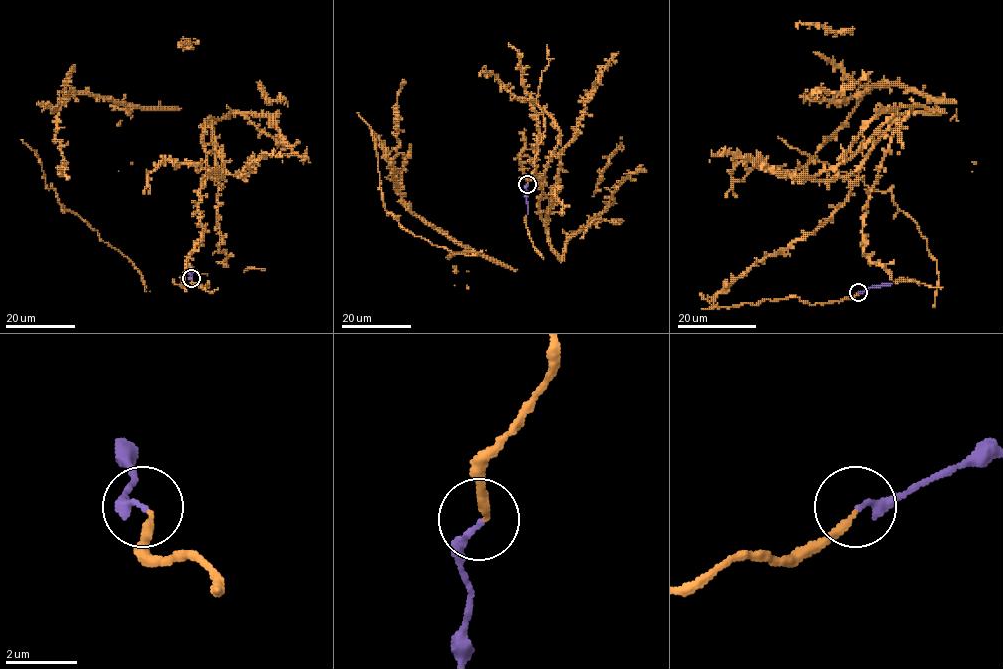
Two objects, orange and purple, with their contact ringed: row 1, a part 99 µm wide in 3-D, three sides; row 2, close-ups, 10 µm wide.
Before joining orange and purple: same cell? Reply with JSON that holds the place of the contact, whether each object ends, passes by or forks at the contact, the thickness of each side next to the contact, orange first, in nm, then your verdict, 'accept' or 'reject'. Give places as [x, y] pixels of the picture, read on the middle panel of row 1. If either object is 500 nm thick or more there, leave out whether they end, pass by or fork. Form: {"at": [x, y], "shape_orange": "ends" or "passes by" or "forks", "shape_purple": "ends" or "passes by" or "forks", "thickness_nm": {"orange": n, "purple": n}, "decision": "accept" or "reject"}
{"at": [527, 184], "shape_orange": "ends", "shape_purple": "ends", "thickness_nm": {"orange": 220, "purple": 200}, "decision": "accept"}

